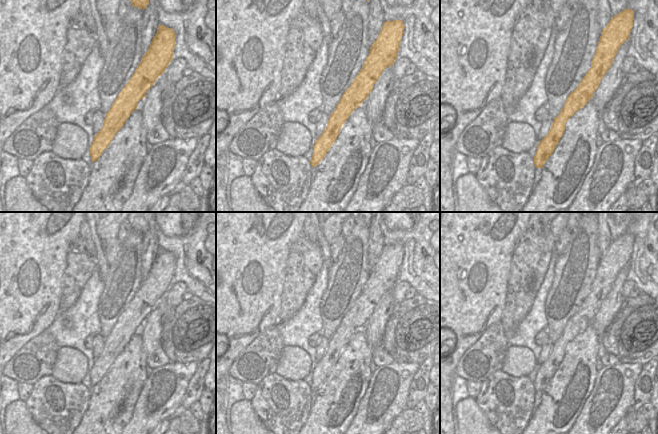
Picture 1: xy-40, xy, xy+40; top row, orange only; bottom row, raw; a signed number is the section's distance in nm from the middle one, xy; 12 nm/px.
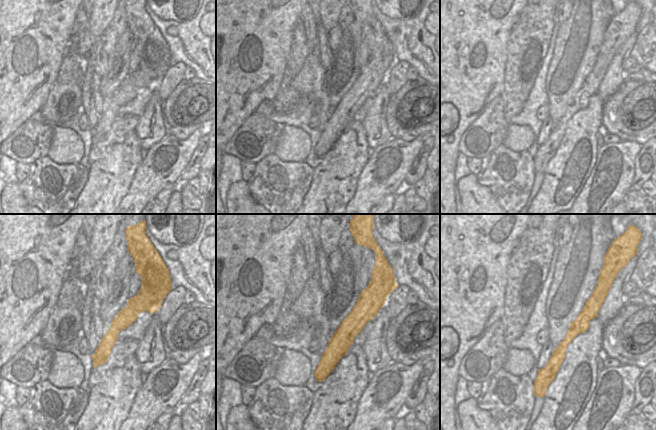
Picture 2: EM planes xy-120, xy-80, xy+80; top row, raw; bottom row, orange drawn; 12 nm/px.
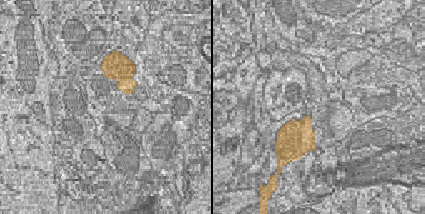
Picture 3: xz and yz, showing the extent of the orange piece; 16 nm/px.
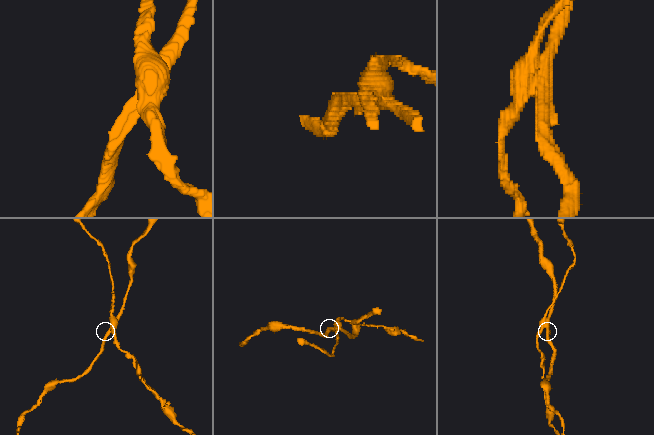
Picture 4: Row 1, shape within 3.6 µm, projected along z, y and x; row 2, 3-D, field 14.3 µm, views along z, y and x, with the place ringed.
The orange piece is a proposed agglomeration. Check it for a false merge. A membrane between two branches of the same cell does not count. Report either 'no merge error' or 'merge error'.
merge error

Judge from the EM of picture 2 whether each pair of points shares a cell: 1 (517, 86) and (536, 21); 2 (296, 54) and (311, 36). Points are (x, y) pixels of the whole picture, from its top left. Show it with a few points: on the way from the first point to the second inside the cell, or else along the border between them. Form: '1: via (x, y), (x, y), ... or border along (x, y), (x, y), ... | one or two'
1: via (518, 70), (520, 59), (527, 47), (529, 37) | one
2: border along (300, 19), (304, 27), (306, 43), (312, 49) | two

